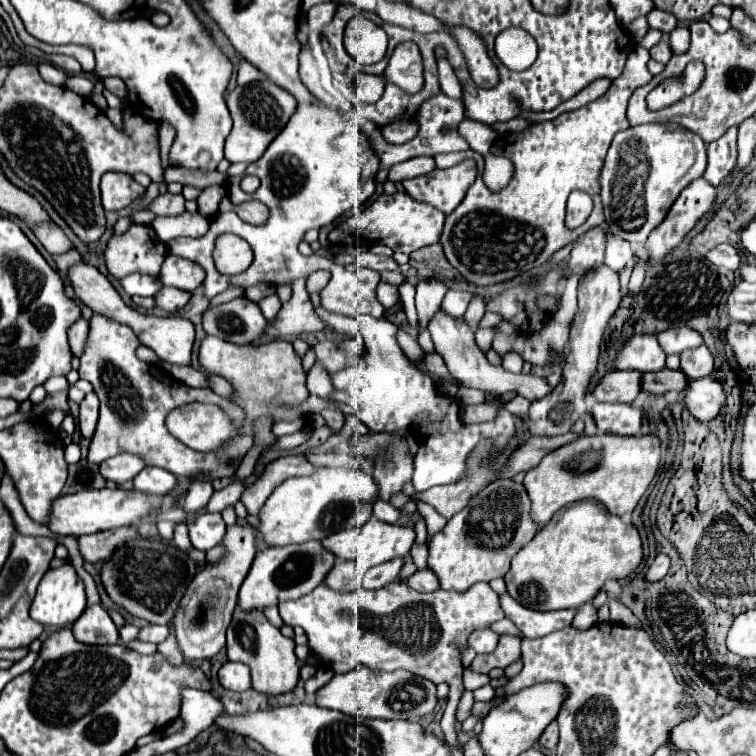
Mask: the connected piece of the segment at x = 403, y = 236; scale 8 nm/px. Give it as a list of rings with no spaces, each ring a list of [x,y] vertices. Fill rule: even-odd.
[[[397,191],[393,195],[381,195],[373,205],[343,221],[339,227],[335,227],[329,233],[329,241],[341,245],[341,243],[349,243],[349,239],[353,237],[361,237],[365,241],[383,243],[393,251],[401,251],[409,255],[415,249],[437,243],[443,231],[443,221],[445,221],[445,213],[441,213],[439,209],[415,201],[405,191]]]

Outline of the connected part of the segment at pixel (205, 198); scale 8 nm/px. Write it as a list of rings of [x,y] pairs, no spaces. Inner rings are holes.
[[[213,185],[213,187],[203,189],[203,193],[201,193],[199,199],[197,199],[197,211],[199,211],[203,217],[211,219],[213,215],[217,215],[217,211],[219,211],[219,201],[221,201],[223,195],[225,195],[225,189],[223,189],[221,185]]]

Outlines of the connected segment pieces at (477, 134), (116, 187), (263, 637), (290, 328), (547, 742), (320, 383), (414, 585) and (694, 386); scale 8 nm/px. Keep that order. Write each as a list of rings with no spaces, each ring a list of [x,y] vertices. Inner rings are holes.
[[[463,119],[459,125],[457,125],[457,133],[467,139],[469,147],[479,151],[483,157],[489,155],[489,147],[495,139],[495,131],[489,127],[489,125],[483,125],[479,121],[473,121],[473,119]]]
[[[105,173],[101,179],[101,197],[105,211],[119,211],[143,193],[145,189],[127,173]]]
[[[239,607],[233,613],[231,627],[226,631],[226,651],[230,661],[239,661],[249,665],[255,681],[255,691],[265,695],[281,695],[291,691],[299,681],[299,661],[293,653],[295,643],[281,635],[261,611],[241,611]]]
[[[303,277],[293,283],[291,299],[287,303],[283,303],[283,307],[279,309],[275,319],[271,319],[267,323],[267,331],[263,333],[263,337],[281,339],[287,335],[321,331],[323,327],[325,327],[325,323],[315,315],[309,295],[305,295],[305,277]]]
[[[553,721],[553,723],[545,729],[545,733],[541,735],[539,743],[541,743],[541,747],[545,747],[545,749],[555,749],[555,747],[557,747],[557,741],[559,741],[559,729],[557,729],[557,723]]]
[[[315,361],[313,367],[311,367],[311,371],[307,373],[307,391],[311,395],[317,395],[317,397],[329,401],[329,403],[333,401],[331,393],[335,391],[335,387],[331,383],[329,373],[323,371],[323,367],[319,367],[319,361]]]
[[[417,569],[409,579],[399,579],[399,581],[415,591],[421,591],[421,593],[429,593],[429,591],[439,589],[439,579],[431,569]]]
[[[703,377],[687,383],[685,391],[685,409],[691,417],[699,421],[711,421],[719,415],[725,403],[725,393],[721,383],[715,377]]]

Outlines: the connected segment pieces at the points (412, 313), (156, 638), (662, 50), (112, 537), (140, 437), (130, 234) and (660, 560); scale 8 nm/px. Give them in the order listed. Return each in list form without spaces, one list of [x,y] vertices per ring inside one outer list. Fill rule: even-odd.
[[[407,279],[407,281],[398,286],[398,290],[403,301],[404,312],[407,317],[409,327],[411,327],[411,329],[415,329],[415,331],[419,331],[419,321],[415,307],[415,287]]]
[[[145,625],[139,629],[137,639],[139,641],[149,641],[149,643],[161,643],[165,641],[169,635],[169,627],[167,625]]]
[[[665,35],[655,47],[649,49],[649,53],[651,53],[651,57],[653,57],[655,61],[659,61],[659,63],[667,63],[667,61],[671,59],[671,55],[673,55],[671,45],[669,45],[669,37]]]
[[[119,527],[119,529],[111,529],[111,531],[93,533],[93,535],[83,535],[77,541],[79,541],[83,559],[97,563],[97,561],[111,557],[111,551],[115,551],[115,547],[121,547],[123,543],[127,543],[135,537],[139,537],[137,527]]]
[[[93,315],[89,321],[89,339],[85,345],[85,353],[81,355],[81,367],[79,375],[81,379],[87,379],[93,385],[93,391],[99,397],[99,421],[95,435],[91,437],[89,445],[89,463],[101,463],[117,453],[133,453],[143,455],[147,459],[147,465],[155,465],[161,469],[171,471],[177,477],[199,477],[207,475],[207,479],[217,477],[231,477],[237,469],[231,467],[235,459],[243,459],[245,453],[253,447],[253,437],[241,435],[235,437],[229,445],[225,445],[219,451],[213,453],[199,453],[183,445],[179,439],[175,439],[165,429],[165,417],[167,413],[185,403],[215,403],[231,415],[231,419],[241,421],[243,413],[239,407],[225,397],[215,395],[211,389],[193,389],[185,383],[179,383],[167,375],[159,365],[143,363],[135,357],[135,345],[139,345],[137,335],[131,331],[131,327],[115,323],[103,315]]]
[[[131,225],[125,235],[111,237],[105,249],[105,263],[111,275],[123,279],[131,273],[159,275],[167,245],[159,241],[149,225]]]
[[[661,553],[661,555],[655,557],[655,561],[651,563],[651,567],[647,569],[645,579],[647,581],[661,581],[667,575],[667,571],[669,571],[669,557]]]

